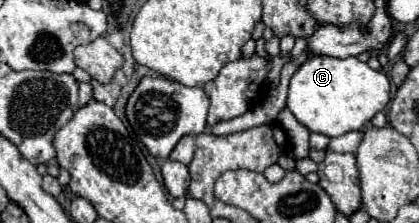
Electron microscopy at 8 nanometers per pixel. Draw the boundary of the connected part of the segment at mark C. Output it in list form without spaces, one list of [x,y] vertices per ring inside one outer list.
[[[325,55],[309,57],[291,77],[287,109],[295,119],[313,133],[339,137],[349,131],[359,131],[369,123],[391,99],[391,83],[381,73],[371,69],[357,57],[337,59]]]

